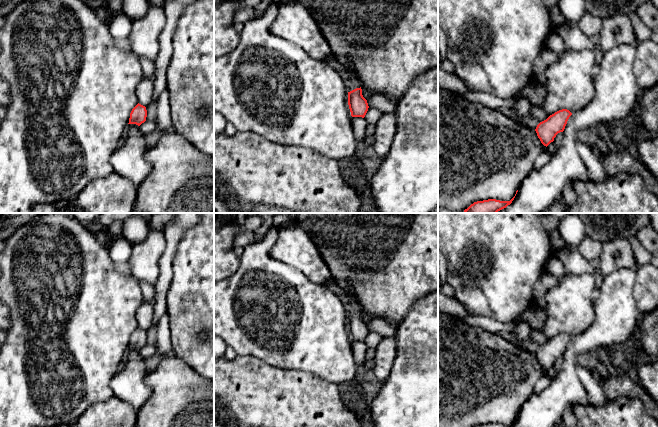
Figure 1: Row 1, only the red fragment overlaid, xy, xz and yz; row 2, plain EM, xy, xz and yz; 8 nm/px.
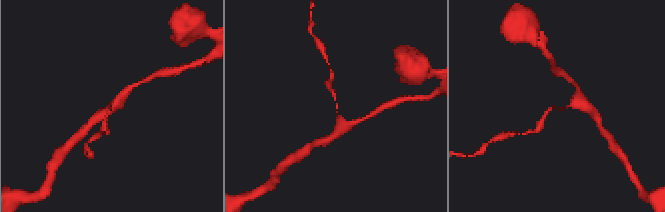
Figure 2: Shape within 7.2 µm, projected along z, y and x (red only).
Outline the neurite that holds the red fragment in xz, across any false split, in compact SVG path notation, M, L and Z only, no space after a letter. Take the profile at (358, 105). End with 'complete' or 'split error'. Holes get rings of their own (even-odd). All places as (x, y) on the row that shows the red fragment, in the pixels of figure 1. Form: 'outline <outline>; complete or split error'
outline M361 87L348 92L348 105L352 117L365 117L369 106L362 95Z; complete

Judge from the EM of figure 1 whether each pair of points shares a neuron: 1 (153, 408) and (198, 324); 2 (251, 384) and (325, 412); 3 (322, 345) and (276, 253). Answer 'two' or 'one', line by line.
1: two
2: one
3: two

